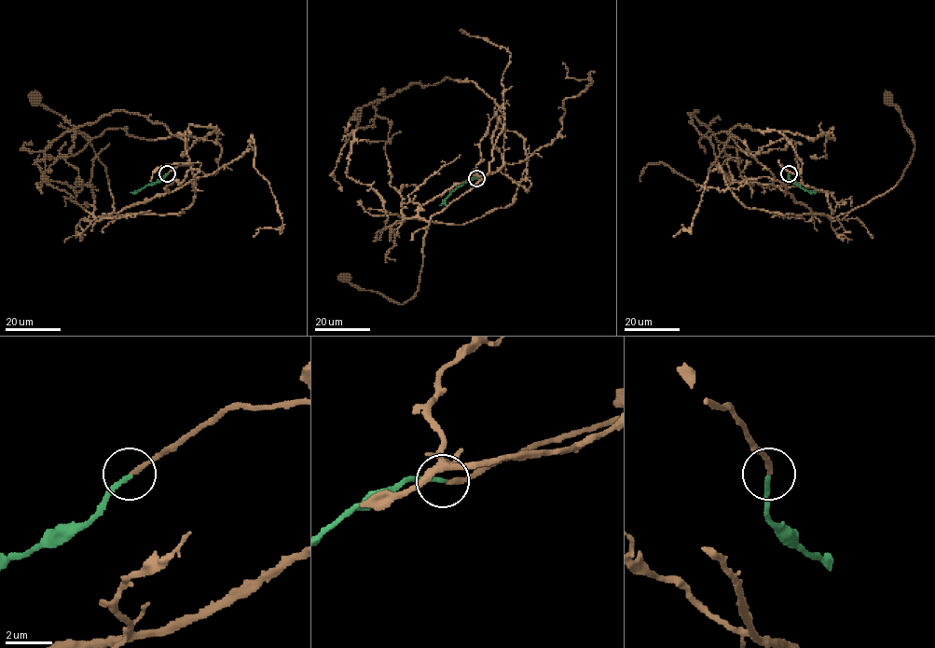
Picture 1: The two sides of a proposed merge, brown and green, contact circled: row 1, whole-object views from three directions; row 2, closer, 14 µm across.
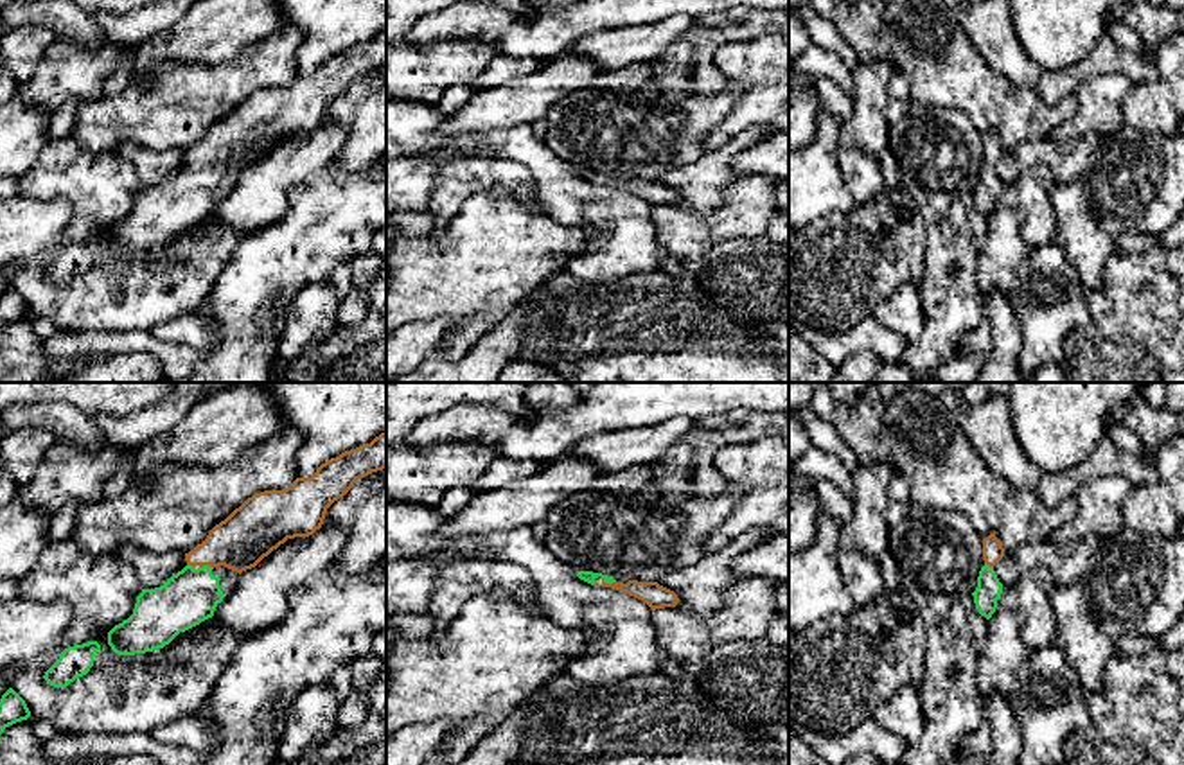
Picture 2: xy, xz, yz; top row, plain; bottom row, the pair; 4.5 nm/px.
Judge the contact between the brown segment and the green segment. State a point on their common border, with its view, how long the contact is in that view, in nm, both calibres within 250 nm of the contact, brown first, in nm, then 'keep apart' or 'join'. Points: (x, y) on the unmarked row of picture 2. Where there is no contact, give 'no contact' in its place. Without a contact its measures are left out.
xz (608, 182) | 70 nm | 110/50 nm | join

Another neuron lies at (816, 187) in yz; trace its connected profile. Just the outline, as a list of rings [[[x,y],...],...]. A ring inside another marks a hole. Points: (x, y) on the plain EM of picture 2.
[[[821,111],[816,135],[801,149],[789,151],[789,226],[805,228],[839,212],[848,214],[855,199],[846,189],[837,151],[841,120]]]

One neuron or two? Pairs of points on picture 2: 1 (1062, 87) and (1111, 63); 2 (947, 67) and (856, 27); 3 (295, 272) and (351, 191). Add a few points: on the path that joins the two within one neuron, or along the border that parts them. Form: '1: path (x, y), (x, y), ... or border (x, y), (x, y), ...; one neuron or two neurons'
1: path (1075, 74), (1098, 63); one neuron
2: border (881, 18), (892, 58); two neurons
3: path (299, 252), (338, 211); one neuron

